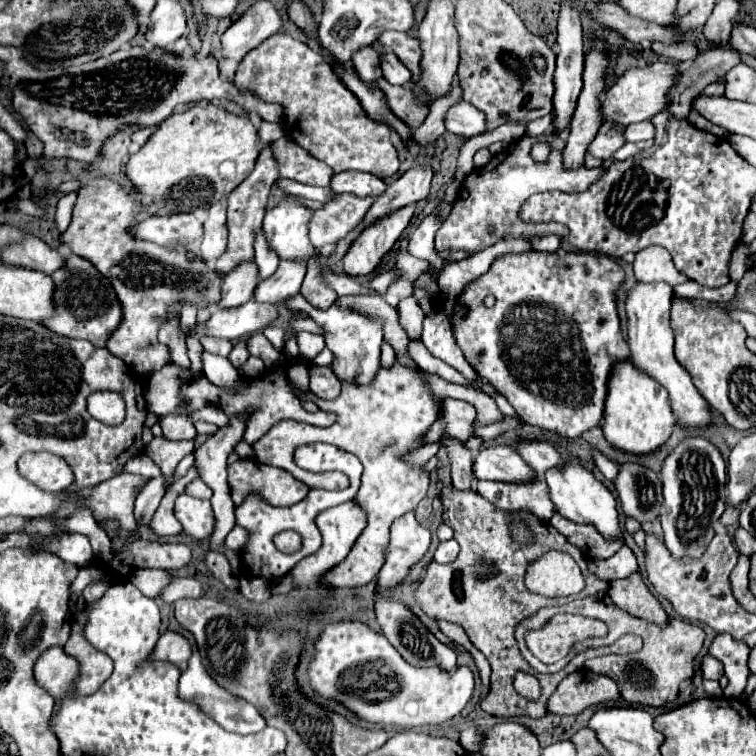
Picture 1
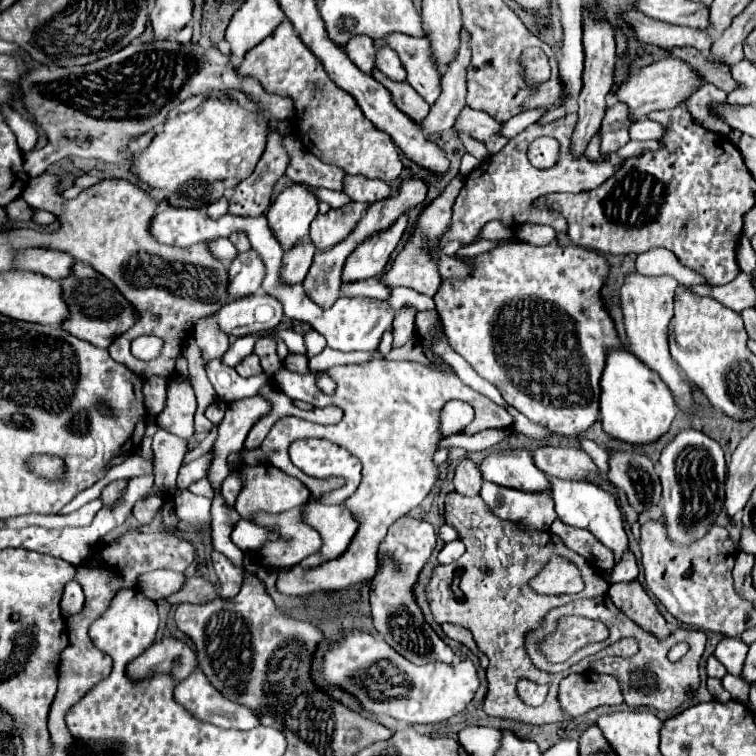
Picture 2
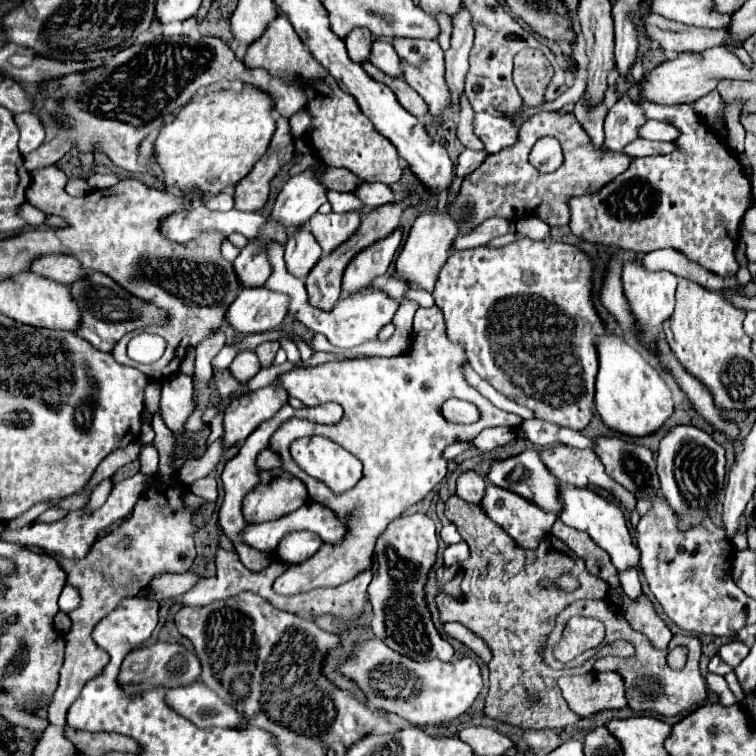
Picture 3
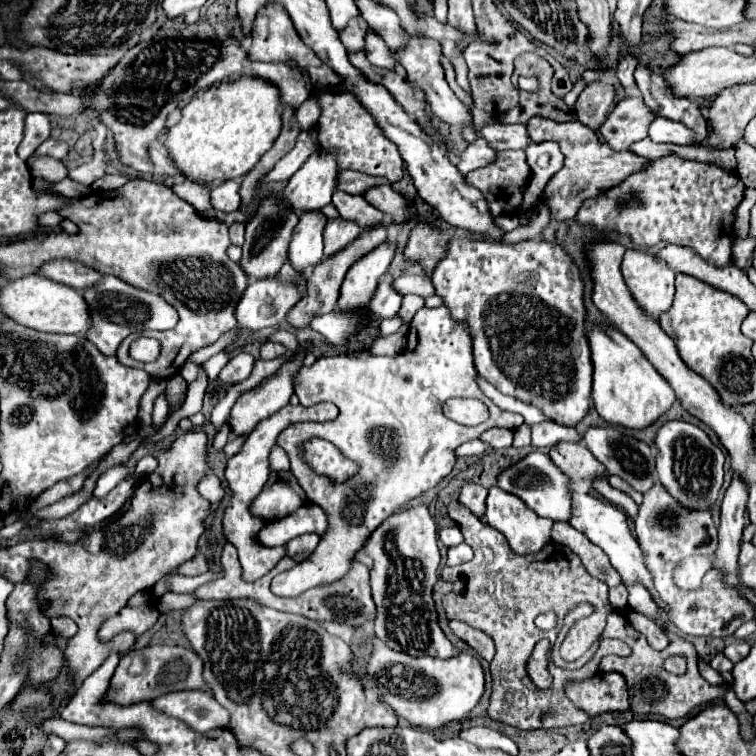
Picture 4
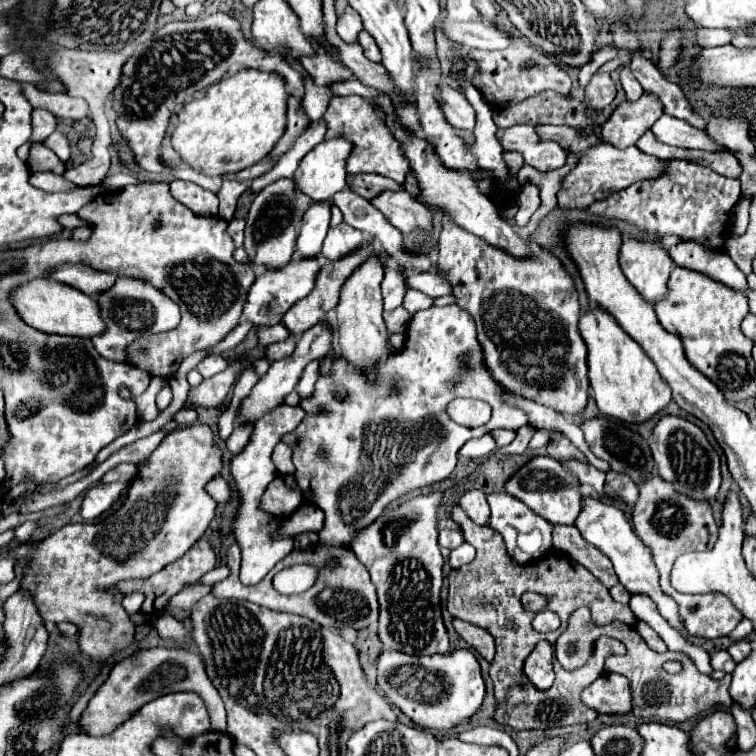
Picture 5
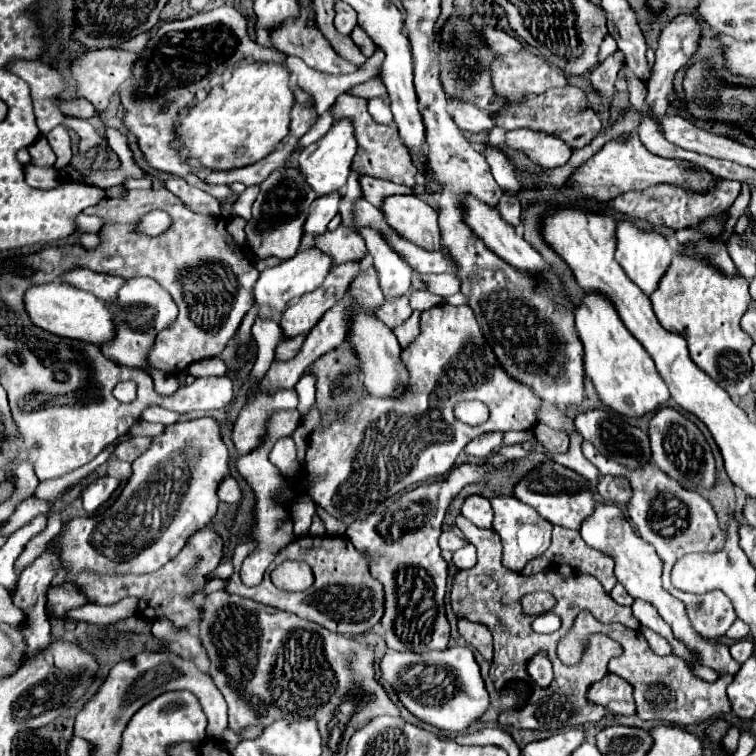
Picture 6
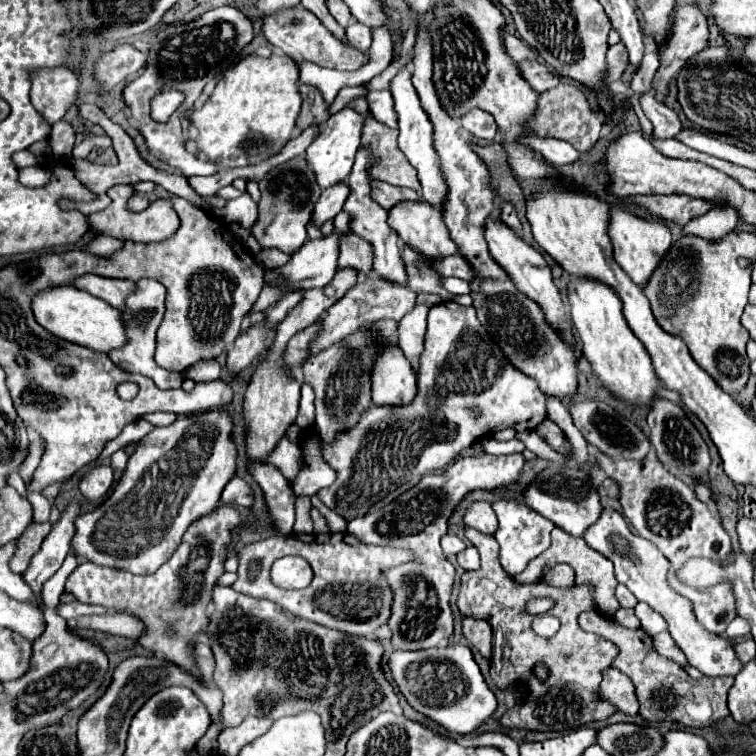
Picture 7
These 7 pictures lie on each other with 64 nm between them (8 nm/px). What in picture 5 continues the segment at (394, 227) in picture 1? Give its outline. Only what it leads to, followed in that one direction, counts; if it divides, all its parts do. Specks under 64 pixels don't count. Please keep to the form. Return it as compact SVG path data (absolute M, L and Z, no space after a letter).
M372 254L350 278L344 282L340 292L340 302L336 306L336 326L338 326L338 346L340 354L350 360L352 366L368 372L388 356L388 332L382 320L382 296L380 296L380 282L382 282L382 262L378 262L378 254Z

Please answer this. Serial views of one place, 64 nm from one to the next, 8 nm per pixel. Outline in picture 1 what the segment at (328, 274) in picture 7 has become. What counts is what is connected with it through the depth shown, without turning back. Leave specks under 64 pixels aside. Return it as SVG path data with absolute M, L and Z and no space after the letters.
M254 300L246 302L244 306L230 308L230 310L214 310L212 318L204 324L196 322L190 328L190 336L194 338L226 338L238 340L242 336L256 334L264 330L276 318L276 306L272 304L258 304Z

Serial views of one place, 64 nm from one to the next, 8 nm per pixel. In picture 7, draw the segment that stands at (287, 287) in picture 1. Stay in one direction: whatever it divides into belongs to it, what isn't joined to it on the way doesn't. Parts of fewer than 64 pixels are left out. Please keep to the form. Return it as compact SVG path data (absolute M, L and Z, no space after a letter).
M336 184L336 186L324 190L312 210L312 224L316 228L320 228L324 222L332 220L342 210L342 204L348 198L348 192L350 190L346 184Z

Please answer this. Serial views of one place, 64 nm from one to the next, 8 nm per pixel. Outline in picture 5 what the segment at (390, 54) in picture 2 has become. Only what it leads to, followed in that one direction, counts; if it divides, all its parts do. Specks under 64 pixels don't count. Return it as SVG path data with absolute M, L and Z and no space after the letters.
M366 30L360 32L358 44L364 48L364 56L366 56L368 60L372 60L372 62L382 62L382 52L378 50L378 44L374 42L374 38L370 38L370 34L366 34Z

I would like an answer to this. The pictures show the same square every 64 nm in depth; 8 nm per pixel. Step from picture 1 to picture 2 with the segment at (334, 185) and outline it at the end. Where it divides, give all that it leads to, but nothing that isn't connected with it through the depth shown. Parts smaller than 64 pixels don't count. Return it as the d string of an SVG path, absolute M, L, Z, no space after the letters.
M346 176L346 186L342 188L342 192L346 192L352 200L358 202L376 202L382 198L390 196L390 186L386 182L378 182L378 180L370 180L370 178L362 178L362 176Z

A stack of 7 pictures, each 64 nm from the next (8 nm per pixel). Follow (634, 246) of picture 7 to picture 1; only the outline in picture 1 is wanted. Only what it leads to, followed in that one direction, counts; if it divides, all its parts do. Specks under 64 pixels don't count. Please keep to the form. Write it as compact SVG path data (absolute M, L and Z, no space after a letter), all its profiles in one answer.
M664 282L656 284L636 284L628 292L626 314L628 314L628 344L630 344L630 362L642 370L646 376L654 378L668 390L670 406L680 428L708 428L712 426L712 408L704 396L694 388L690 372L678 364L674 356L674 332L670 328L670 306L672 306L672 286Z

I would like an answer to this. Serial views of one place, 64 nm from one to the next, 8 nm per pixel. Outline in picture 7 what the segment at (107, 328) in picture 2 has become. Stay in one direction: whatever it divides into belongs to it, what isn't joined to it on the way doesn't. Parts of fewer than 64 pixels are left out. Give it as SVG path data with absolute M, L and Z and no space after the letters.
M142 278L136 282L136 290L134 294L130 294L130 298L126 300L126 306L120 308L122 312L122 322L126 322L126 346L120 346L118 350L110 350L110 360L120 366L126 372L136 372L142 376L148 376L154 380L154 384L160 390L172 390L172 388L180 388L182 386L182 374L174 374L168 372L164 368L160 368L154 362L154 346L156 346L156 330L160 328L164 314L166 314L166 288L152 280L152 278Z

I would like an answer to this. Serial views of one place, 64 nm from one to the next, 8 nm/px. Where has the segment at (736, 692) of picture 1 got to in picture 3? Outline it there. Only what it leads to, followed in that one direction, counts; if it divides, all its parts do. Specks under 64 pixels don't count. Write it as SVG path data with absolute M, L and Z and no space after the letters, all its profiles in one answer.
M732 640L718 650L718 656L732 668L736 668L746 658L746 654L748 654L748 646L740 640Z

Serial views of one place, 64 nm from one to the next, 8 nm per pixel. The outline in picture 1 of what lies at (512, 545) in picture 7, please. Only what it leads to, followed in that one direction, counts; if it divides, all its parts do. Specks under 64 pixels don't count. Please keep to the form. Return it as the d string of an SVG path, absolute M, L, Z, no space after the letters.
M542 478L534 486L522 486L522 482L478 482L476 490L502 510L520 510L528 508L544 522L550 520L554 504L548 498L548 488Z

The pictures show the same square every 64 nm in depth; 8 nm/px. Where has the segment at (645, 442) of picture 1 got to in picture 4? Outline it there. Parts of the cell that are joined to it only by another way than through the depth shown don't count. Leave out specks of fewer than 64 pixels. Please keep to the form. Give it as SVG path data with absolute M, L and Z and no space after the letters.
M590 326L588 344L592 350L592 364L594 364L592 374L594 408L608 424L618 424L632 430L644 430L672 408L676 400L674 390L648 362L642 350L632 340L628 340L620 330L606 326Z

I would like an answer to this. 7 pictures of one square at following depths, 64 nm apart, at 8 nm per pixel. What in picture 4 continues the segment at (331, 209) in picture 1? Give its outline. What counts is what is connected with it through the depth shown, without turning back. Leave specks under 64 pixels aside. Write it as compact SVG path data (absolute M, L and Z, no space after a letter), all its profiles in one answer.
M328 218L326 226L322 230L324 236L324 256L332 256L338 250L342 250L346 244L350 244L362 228L354 220L344 220L344 218Z

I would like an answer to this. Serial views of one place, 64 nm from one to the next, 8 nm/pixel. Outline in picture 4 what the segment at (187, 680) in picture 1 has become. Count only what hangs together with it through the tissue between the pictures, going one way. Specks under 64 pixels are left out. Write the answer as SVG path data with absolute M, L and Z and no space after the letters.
M206 690L168 692L154 700L154 708L186 722L198 732L208 732L220 726L226 728L230 722L230 712L226 712Z

